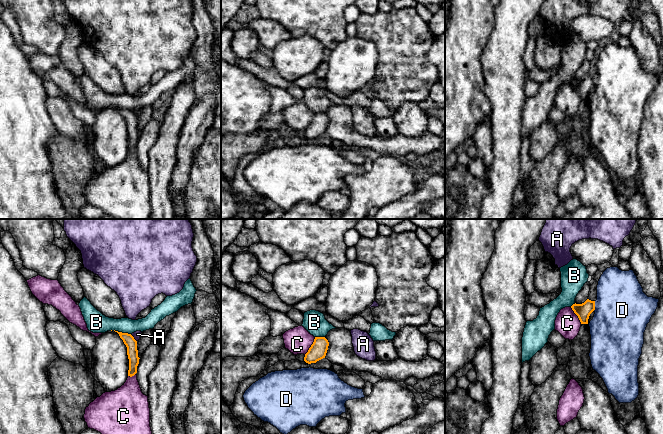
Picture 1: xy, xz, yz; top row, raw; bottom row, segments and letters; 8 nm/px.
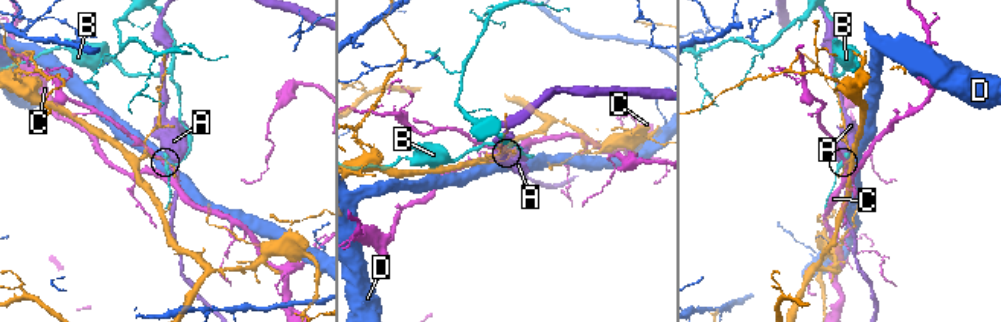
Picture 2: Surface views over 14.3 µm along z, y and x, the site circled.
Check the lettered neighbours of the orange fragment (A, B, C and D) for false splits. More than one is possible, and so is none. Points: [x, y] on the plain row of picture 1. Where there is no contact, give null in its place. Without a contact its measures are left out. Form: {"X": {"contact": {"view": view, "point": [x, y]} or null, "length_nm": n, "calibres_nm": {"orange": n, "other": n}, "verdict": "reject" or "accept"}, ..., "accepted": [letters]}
{"A": {"contact": {"view": "xy", "point": [133, 114]}, "length_nm": 80, "calibres_nm": {"orange": 90, "other": 60}, "verdict": "reject"}, "B": {"contact": {"view": "xy", "point": [120, 108]}, "length_nm": 170, "calibres_nm": {"orange": 90, "other": 160}, "verdict": "reject"}, "C": {"contact": {"view": "xz", "point": [311, 122]}, "length_nm": 170, "calibres_nm": {"orange": 140, "other": 220}, "verdict": "reject"}, "D": {"contact": {"view": "yz", "point": [594, 82]}, "length_nm": 80, "calibres_nm": {"orange": 120, "other": 440}, "verdict": "reject"}, "accepted": []}

